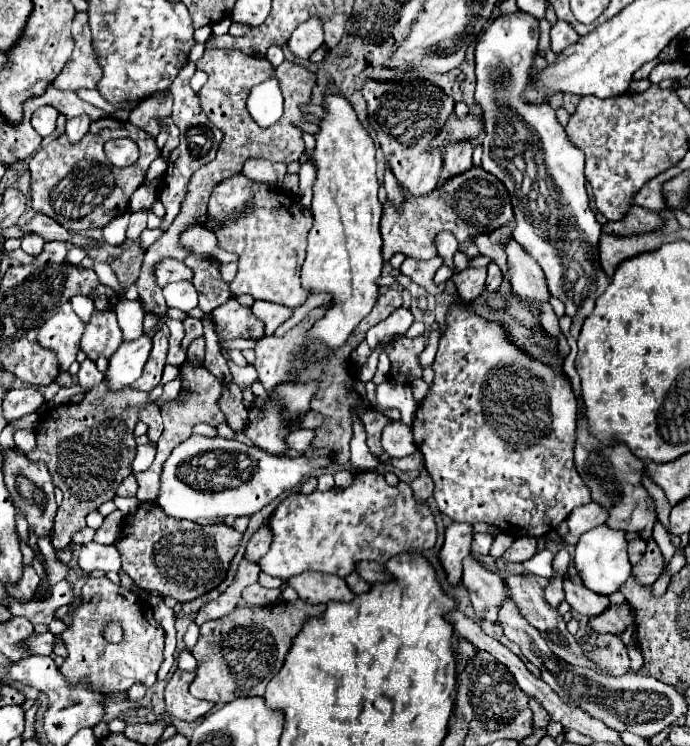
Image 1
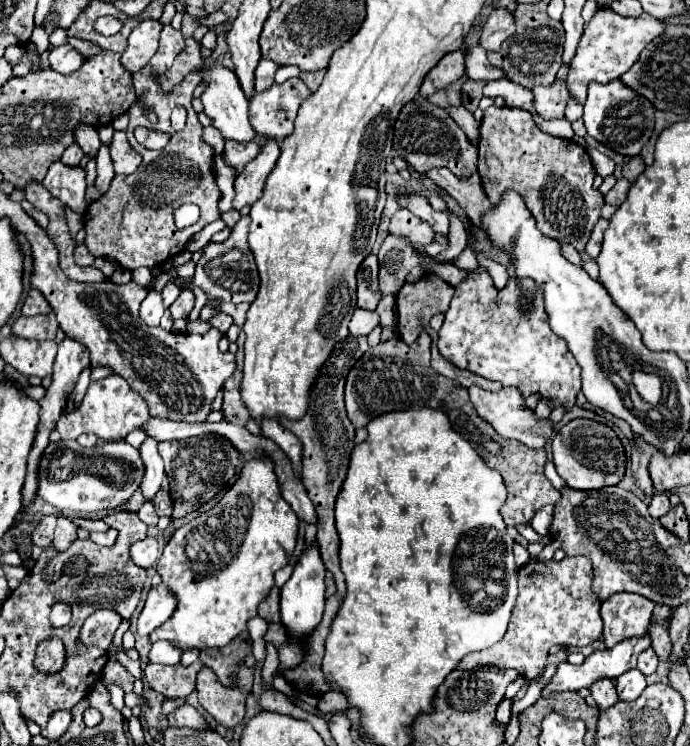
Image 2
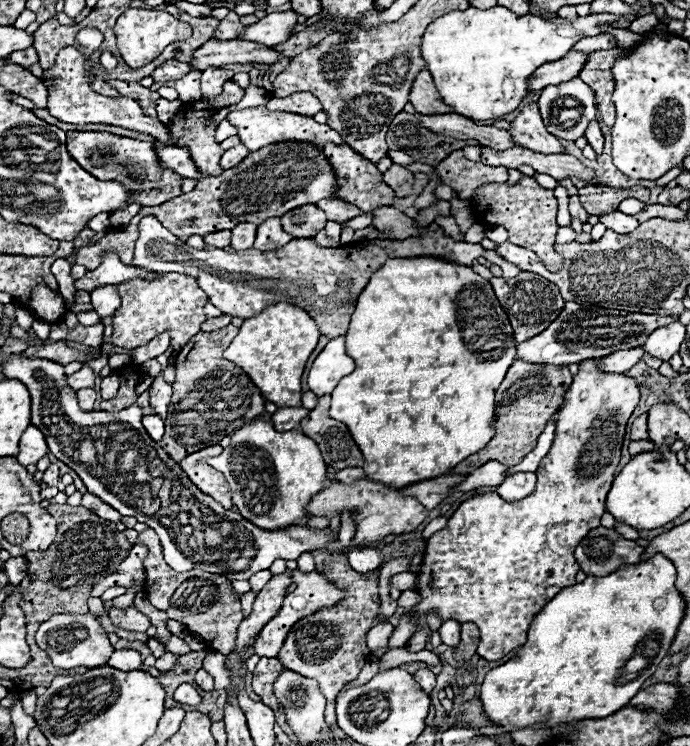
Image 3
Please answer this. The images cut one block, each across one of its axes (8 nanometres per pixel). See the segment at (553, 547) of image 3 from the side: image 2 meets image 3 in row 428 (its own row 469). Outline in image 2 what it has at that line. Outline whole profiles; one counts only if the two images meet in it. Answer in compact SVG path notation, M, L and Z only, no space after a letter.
M576 418L566 426L562 426L552 440L552 452L556 472L560 474L560 478L564 478L566 486L574 490L596 490L604 486L616 486L624 478L626 470L624 448L614 430L596 420Z

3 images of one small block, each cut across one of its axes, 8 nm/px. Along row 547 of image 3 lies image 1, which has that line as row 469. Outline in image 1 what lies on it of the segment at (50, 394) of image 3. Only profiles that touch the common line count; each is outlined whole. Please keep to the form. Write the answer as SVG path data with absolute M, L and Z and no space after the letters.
M192 434L186 442L176 446L172 456L164 462L156 504L164 510L166 516L178 520L252 516L280 494L290 492L294 486L298 486L308 472L316 474L332 468L332 464L332 454L278 458L272 454L264 454L254 446L246 446L238 440Z

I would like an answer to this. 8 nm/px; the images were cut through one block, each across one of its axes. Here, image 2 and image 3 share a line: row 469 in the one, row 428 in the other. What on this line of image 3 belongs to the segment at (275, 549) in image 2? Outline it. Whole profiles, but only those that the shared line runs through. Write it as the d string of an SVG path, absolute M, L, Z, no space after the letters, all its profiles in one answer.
M254 420L236 430L230 446L210 464L224 474L238 512L262 530L304 524L308 502L326 488L326 464L316 442L294 430L276 432L270 420Z

